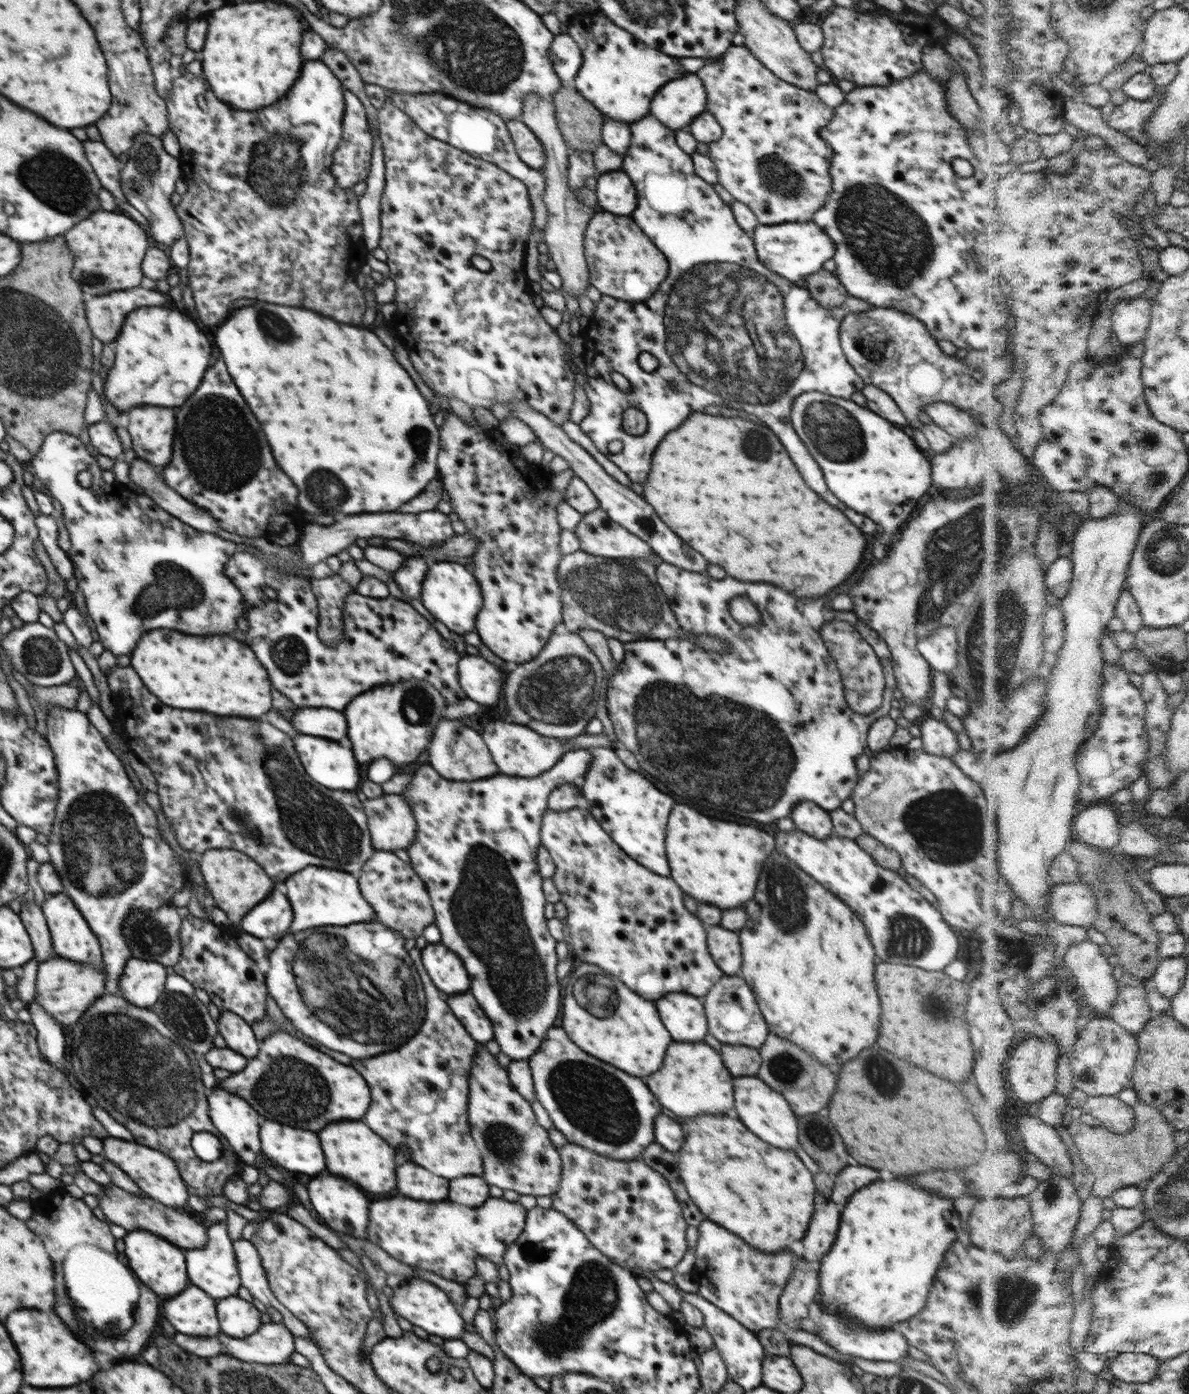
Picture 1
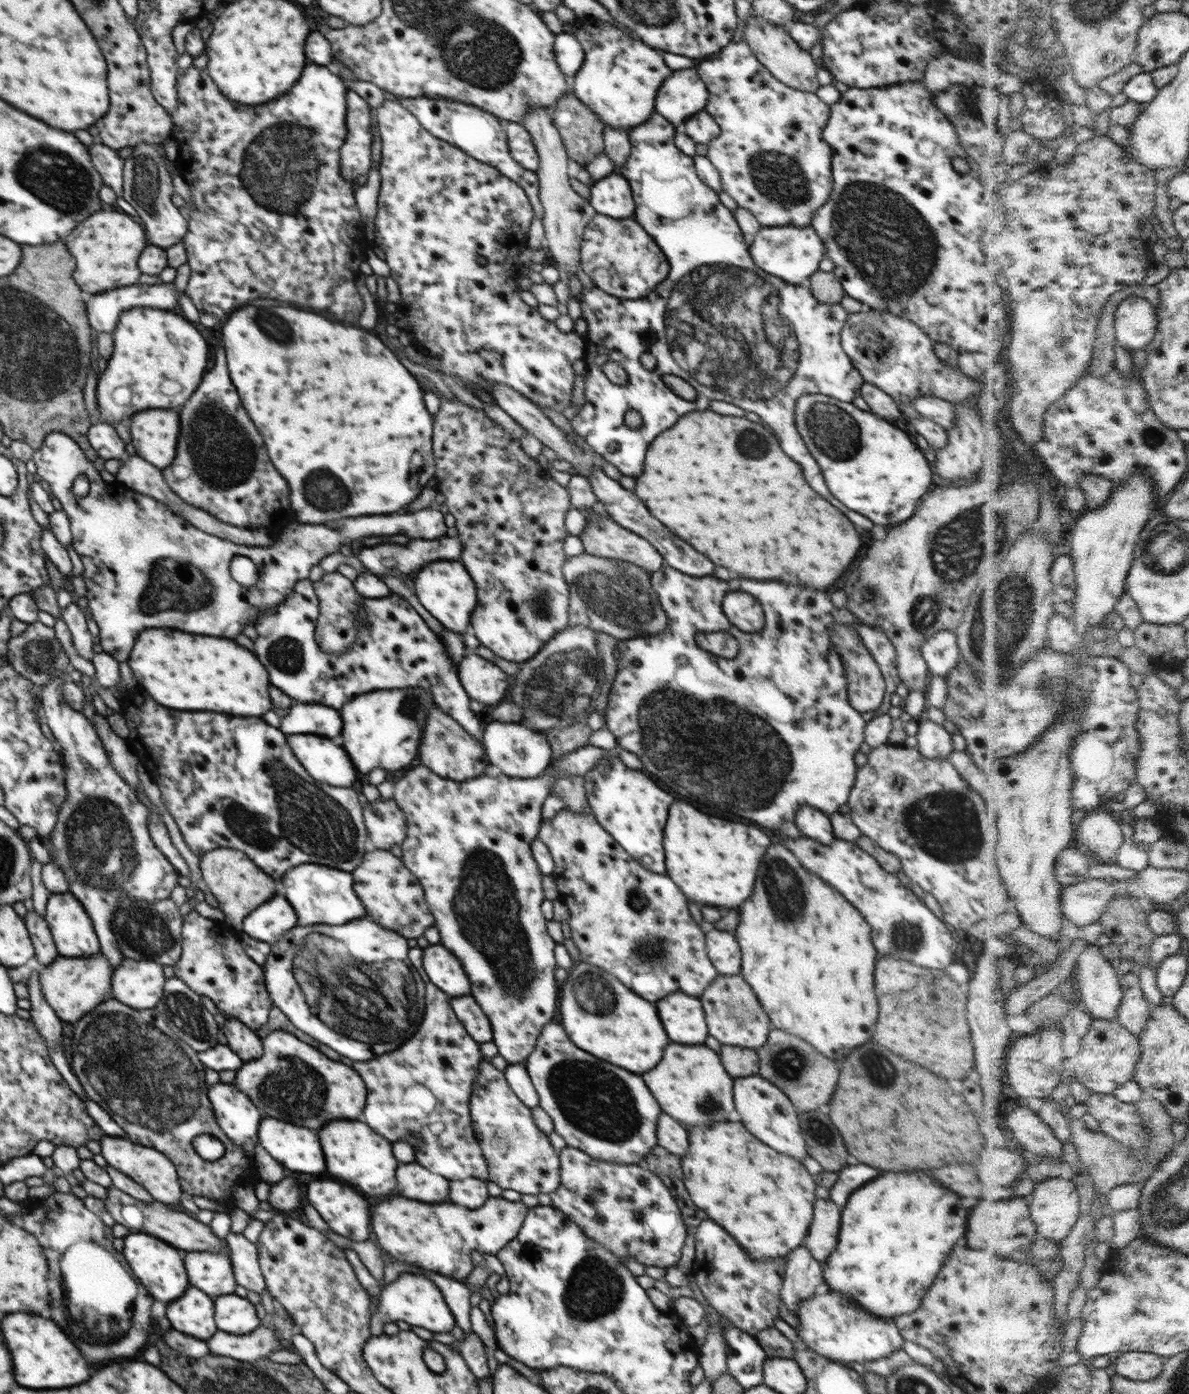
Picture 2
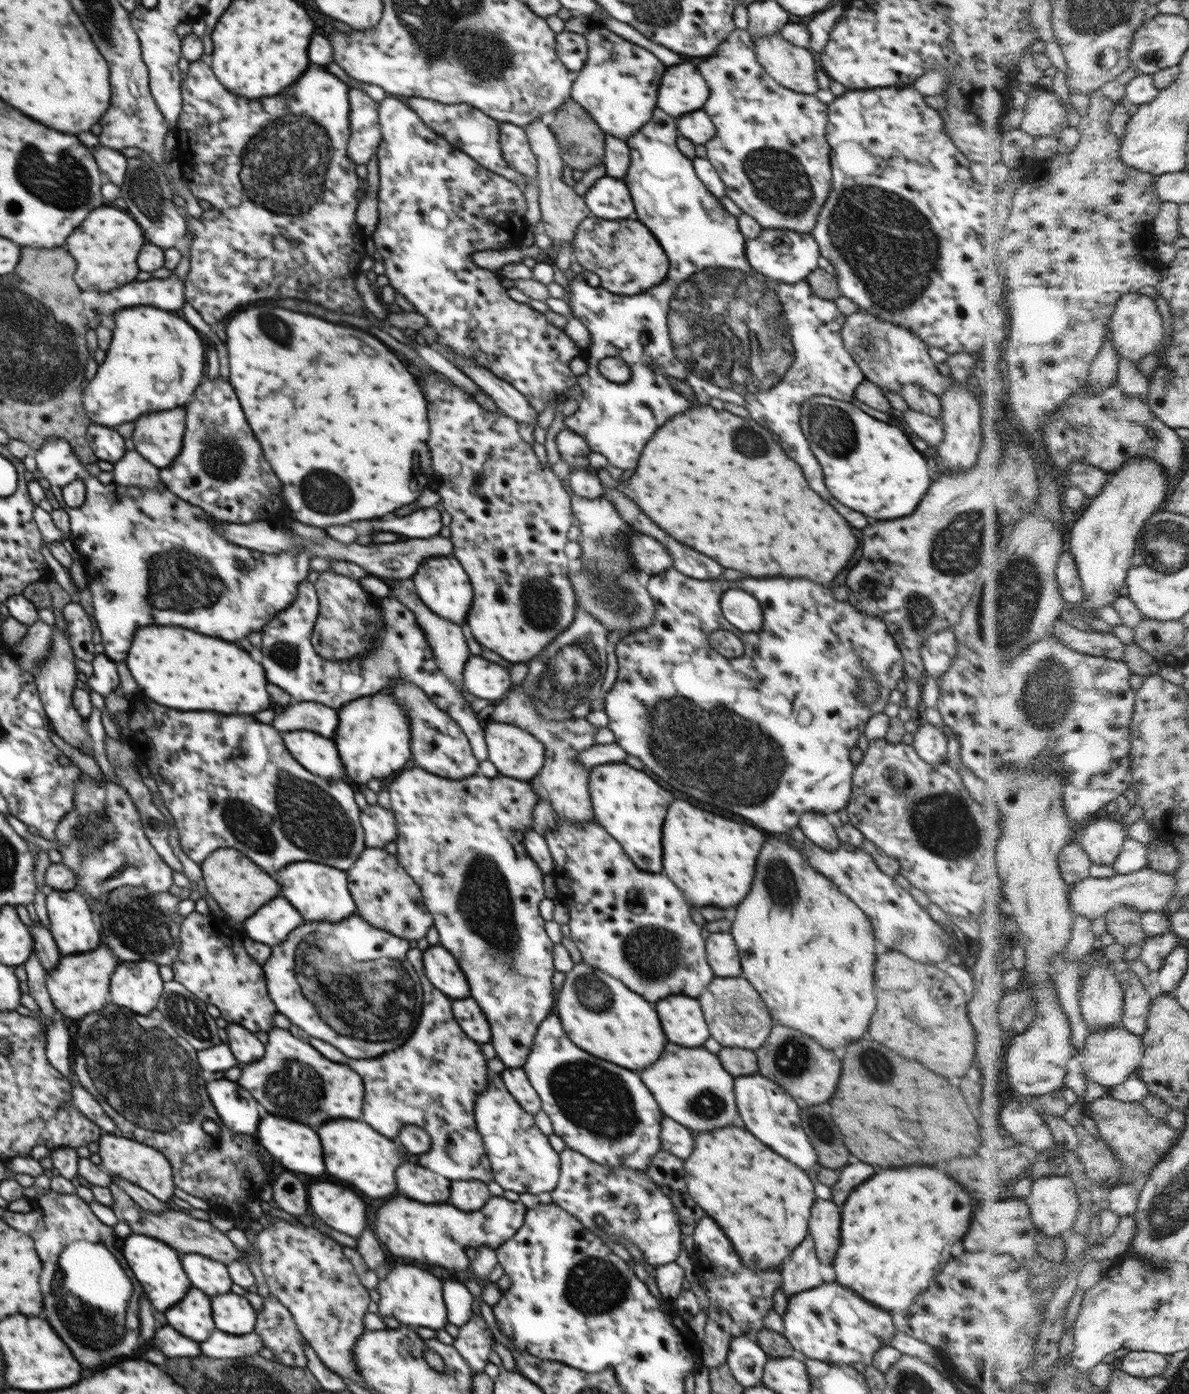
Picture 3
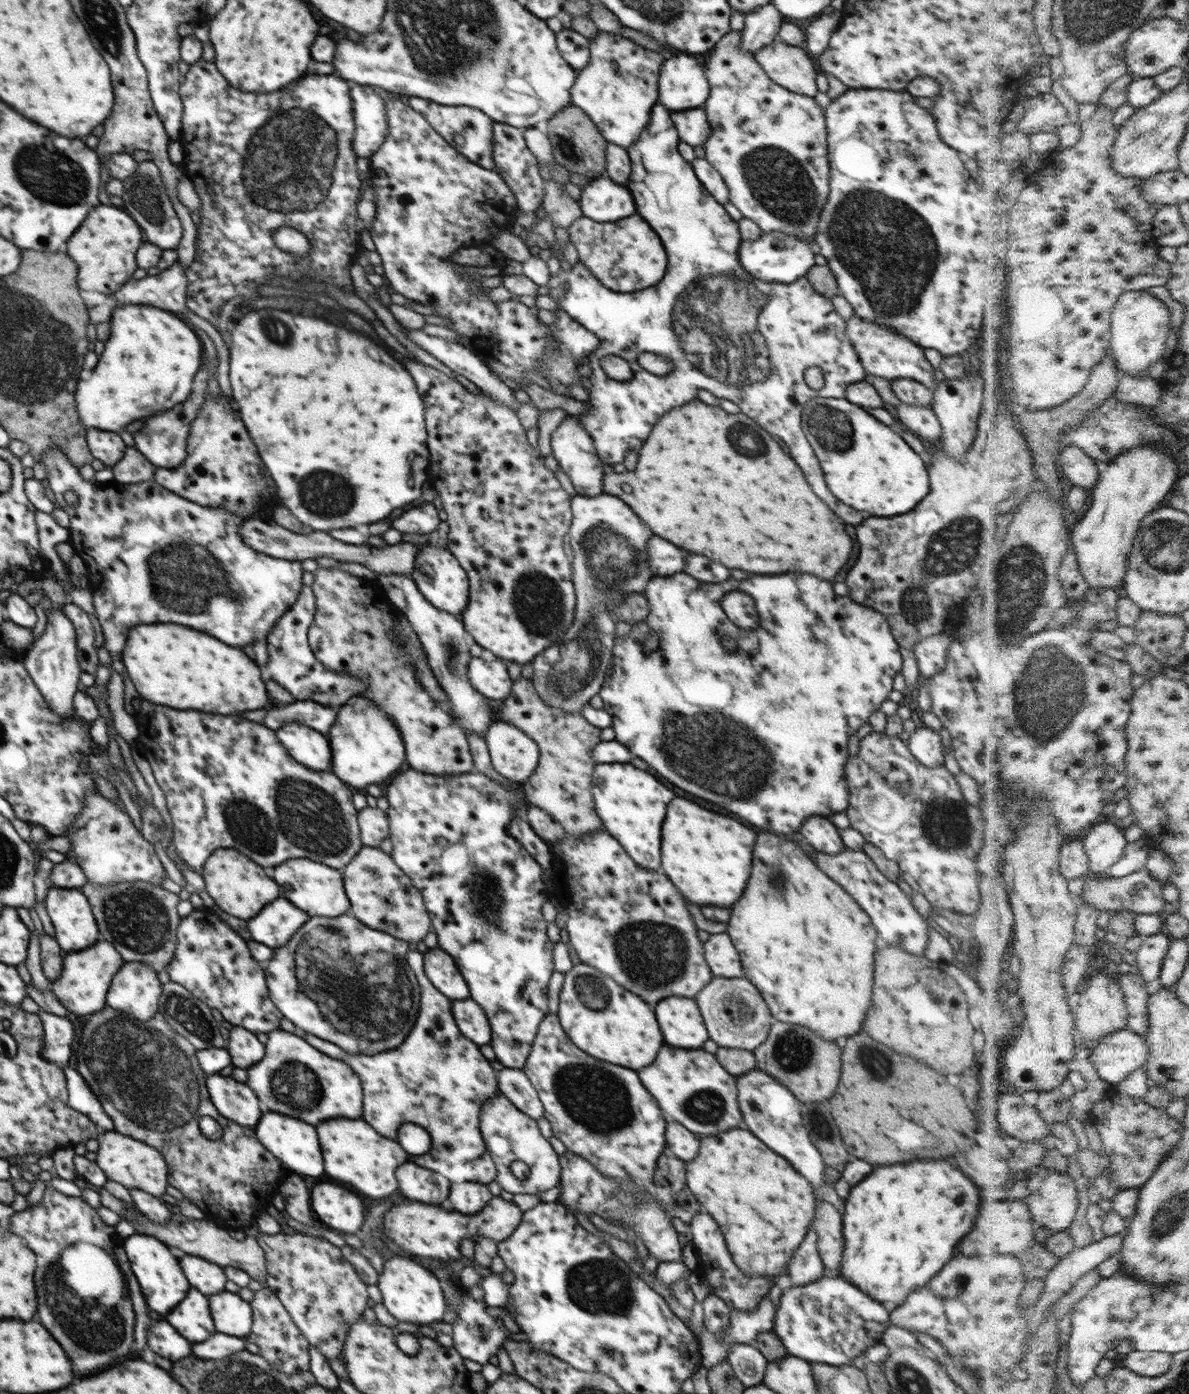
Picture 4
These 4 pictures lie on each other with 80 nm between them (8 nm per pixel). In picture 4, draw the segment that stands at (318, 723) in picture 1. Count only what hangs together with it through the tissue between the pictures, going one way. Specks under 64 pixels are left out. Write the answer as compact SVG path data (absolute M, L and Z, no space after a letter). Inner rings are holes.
M313 700L294 702L280 710L270 710L264 718L264 724L272 730L282 728L288 722L300 722L329 738L329 732L337 717L337 709L323 704L316 704Z

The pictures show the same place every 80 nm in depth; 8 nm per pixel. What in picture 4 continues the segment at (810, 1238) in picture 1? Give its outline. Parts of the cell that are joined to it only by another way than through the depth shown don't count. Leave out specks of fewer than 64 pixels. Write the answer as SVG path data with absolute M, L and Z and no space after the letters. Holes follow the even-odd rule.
M822 1202L816 1208L812 1228L818 1232L818 1253L824 1268L839 1270L844 1260L842 1217L832 1204Z

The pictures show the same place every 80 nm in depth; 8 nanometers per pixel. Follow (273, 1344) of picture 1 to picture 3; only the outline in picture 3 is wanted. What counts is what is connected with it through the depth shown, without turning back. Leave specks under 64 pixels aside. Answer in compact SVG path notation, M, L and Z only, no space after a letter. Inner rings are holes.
M216 1330L206 1342L200 1344L200 1350L204 1356L219 1359L258 1355L264 1347L265 1344L261 1342L260 1335L257 1335L256 1331L245 1335L231 1335Z

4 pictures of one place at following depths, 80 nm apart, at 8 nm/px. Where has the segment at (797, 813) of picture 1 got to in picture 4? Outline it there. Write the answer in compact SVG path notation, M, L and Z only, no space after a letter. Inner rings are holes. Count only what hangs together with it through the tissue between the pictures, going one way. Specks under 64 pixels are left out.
M808 816L799 833L804 836L809 848L814 848L820 853L838 854L846 849L839 836L839 830L830 818L823 816Z

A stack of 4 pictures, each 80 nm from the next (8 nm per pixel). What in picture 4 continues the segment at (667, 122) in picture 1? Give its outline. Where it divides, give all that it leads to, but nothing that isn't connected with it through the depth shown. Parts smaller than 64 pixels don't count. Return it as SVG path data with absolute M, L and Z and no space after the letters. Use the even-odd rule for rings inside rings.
M673 52L661 66L657 99L671 112L698 108L706 102L709 88L703 65L686 53Z

